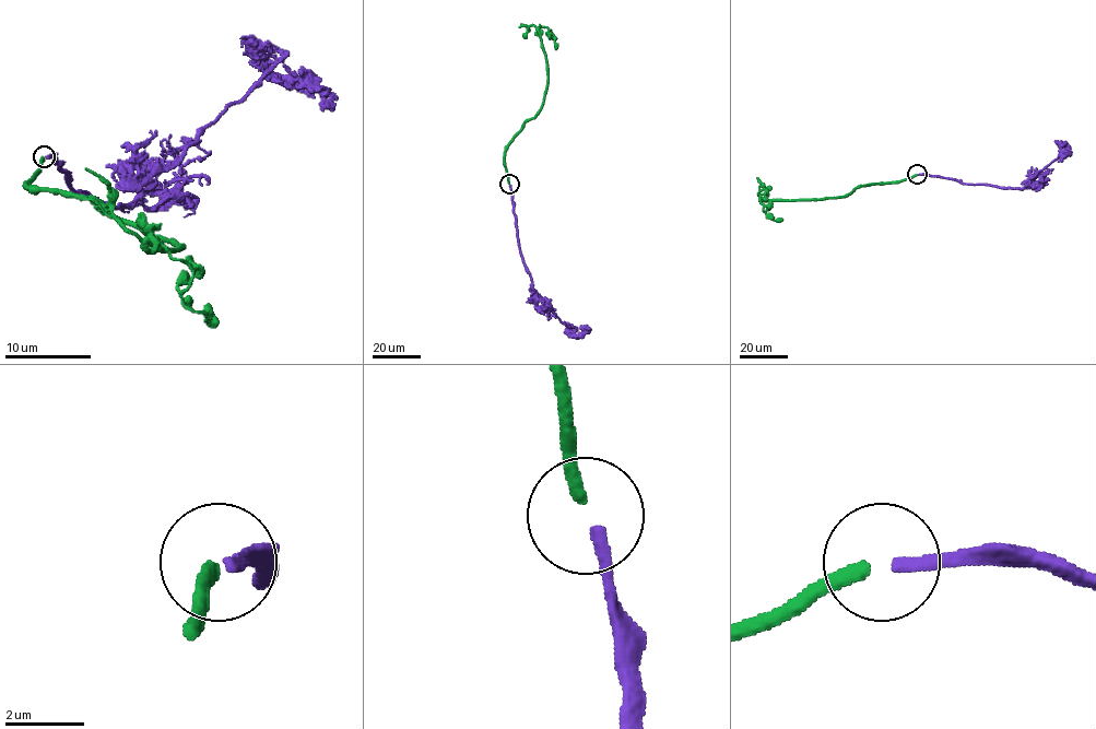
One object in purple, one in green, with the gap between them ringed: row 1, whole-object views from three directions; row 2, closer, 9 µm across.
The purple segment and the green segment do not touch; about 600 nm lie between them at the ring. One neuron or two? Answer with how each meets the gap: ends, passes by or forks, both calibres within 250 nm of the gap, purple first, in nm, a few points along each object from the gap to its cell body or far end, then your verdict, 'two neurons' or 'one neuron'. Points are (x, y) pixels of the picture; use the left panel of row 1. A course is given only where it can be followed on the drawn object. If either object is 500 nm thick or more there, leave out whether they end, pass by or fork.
purple ends | green ends | 320/340 nm | purple via (46, 157), (75, 192), (128, 206), (280, 49), (262, 62), (285, 84), (320, 91), (320, 110) | green via (44, 157), (28, 186), (86, 197), (172, 239), (181, 248), (152, 239), (190, 268), (181, 301), (212, 318) | two neurons

